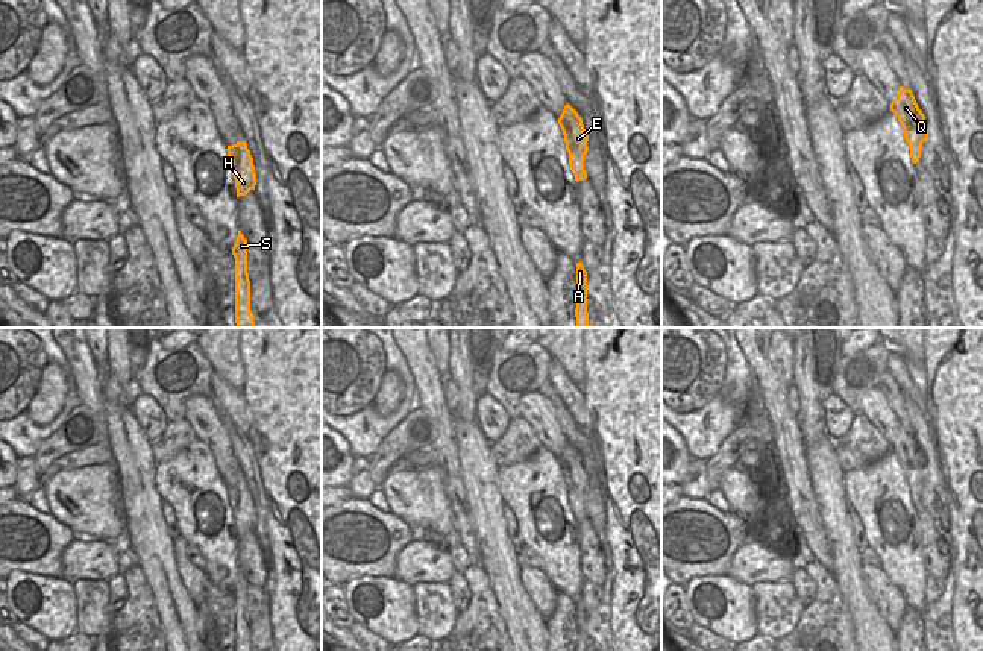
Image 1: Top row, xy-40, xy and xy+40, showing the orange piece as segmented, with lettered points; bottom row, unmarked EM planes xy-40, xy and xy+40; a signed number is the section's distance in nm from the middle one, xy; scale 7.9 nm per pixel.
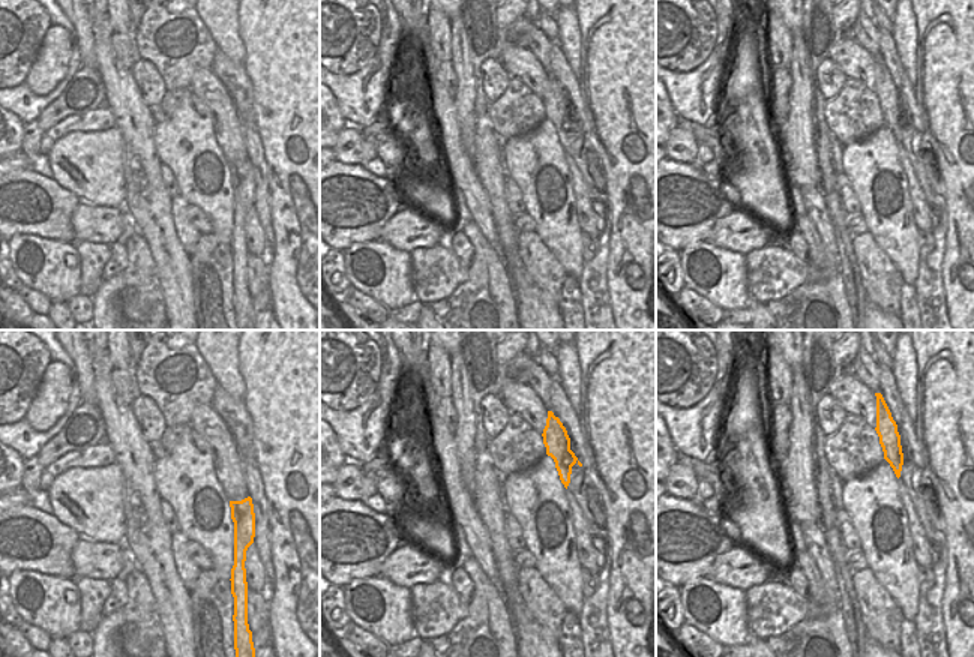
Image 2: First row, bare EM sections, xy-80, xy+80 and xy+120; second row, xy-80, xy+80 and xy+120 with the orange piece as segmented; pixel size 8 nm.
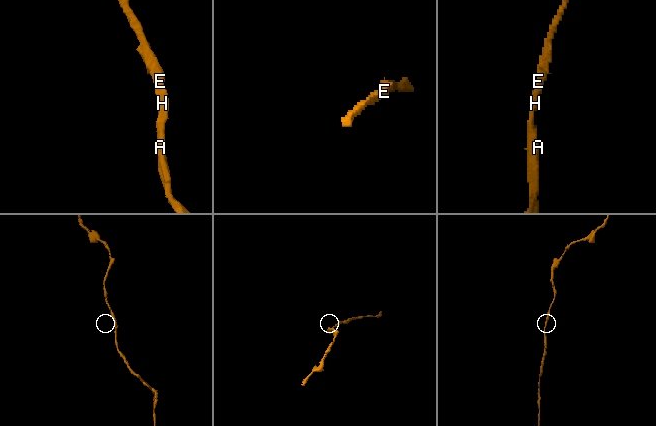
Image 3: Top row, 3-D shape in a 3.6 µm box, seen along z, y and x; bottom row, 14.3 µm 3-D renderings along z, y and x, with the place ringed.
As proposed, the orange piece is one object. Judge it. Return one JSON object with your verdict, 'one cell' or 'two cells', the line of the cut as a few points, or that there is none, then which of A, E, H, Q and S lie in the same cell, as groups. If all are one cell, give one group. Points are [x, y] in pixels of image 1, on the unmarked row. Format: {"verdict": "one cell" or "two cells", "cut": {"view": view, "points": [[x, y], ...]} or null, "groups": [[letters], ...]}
{"verdict": "one cell", "cut": null, "groups": [["A", "E", "H", "Q", "S"]]}

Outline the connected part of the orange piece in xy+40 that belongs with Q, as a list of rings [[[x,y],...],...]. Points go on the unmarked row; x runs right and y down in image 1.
[[[900,426],[897,439],[890,443],[890,451],[898,457],[903,467],[912,502],[919,502],[922,483],[928,481],[928,469],[925,455],[919,449],[912,429]]]

